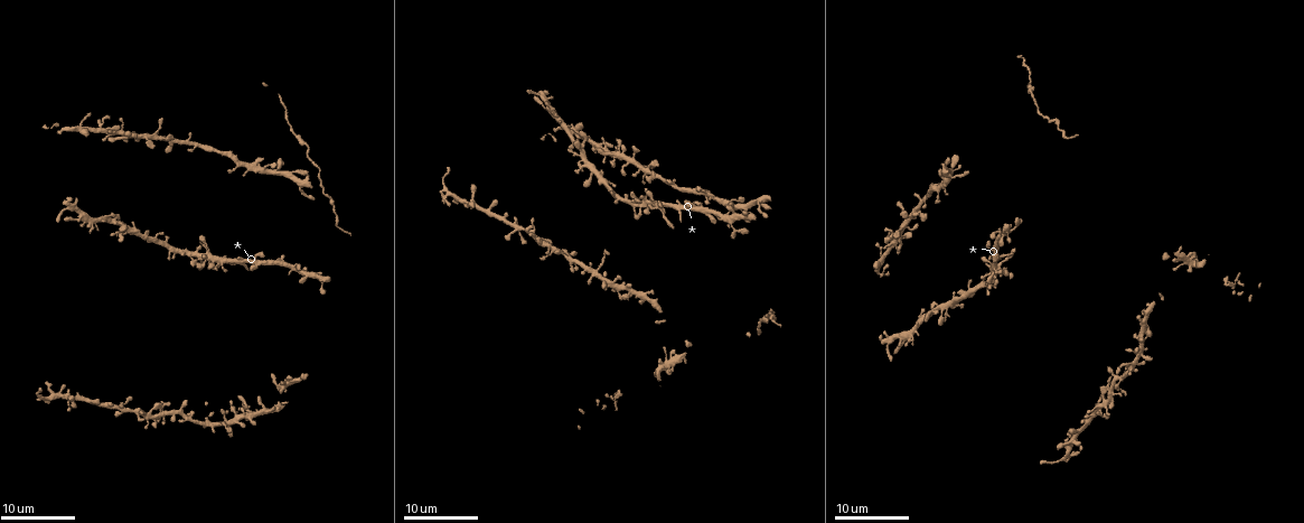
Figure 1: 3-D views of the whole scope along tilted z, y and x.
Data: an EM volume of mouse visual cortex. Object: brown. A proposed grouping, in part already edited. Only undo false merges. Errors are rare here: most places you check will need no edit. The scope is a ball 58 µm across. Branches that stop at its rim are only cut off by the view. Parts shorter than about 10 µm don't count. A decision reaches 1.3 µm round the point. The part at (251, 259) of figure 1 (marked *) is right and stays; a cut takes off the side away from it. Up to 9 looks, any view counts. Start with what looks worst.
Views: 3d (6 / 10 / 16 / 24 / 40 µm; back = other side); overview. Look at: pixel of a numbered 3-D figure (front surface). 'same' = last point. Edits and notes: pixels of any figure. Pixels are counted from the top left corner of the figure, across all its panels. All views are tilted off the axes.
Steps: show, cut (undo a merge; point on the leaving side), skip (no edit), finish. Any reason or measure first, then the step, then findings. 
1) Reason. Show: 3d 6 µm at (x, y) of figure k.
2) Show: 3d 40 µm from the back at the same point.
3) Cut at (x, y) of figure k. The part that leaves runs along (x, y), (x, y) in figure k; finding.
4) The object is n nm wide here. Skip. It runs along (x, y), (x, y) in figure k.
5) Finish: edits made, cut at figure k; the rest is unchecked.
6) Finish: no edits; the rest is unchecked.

Show: 3d 24 µm at (198, 254) of figure 1.

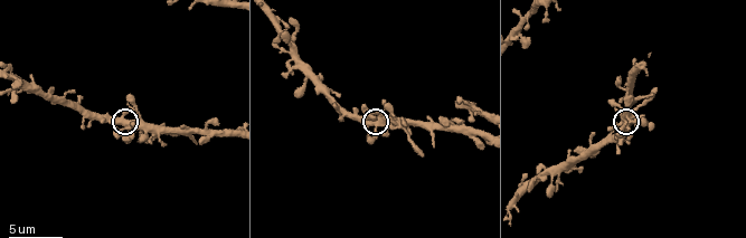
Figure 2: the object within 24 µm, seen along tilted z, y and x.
Show: 3d 6 µm at (376, 122) of figure 2.

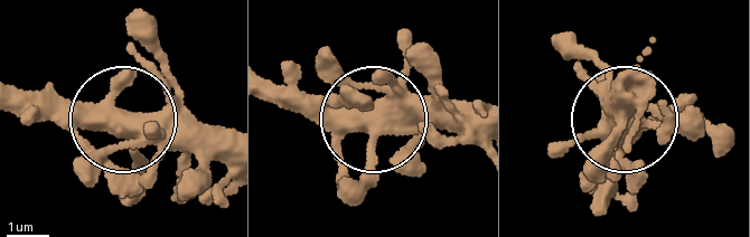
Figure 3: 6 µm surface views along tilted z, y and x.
The side arm is 41 µm long. Skip. It runs along (227, 159), (111, 120), (19, 106) in figure 3; continuous, no second cell.

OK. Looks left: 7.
Show: 3d 16 µm at (284, 264) of figure 1.

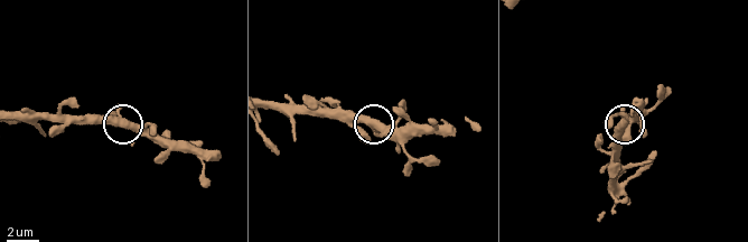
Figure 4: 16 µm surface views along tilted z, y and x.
Show: 3d 10 µm at (118, 120) of figure 4.

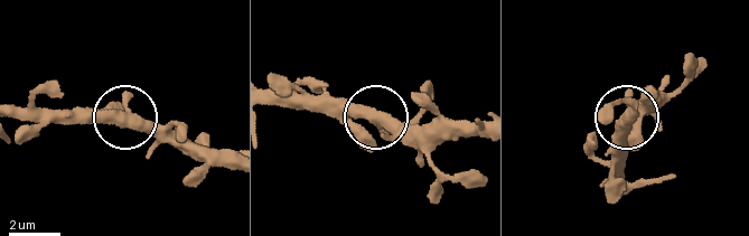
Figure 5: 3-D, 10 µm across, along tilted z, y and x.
Skip. Continuous, no second cell.

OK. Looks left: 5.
Show: 3d 24 µm at (179, 411) of figure 1.

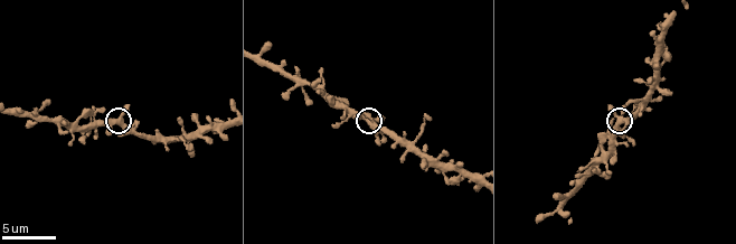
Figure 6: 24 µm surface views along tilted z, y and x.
Show: 3d 10 µm at (118, 121) of figure 6.

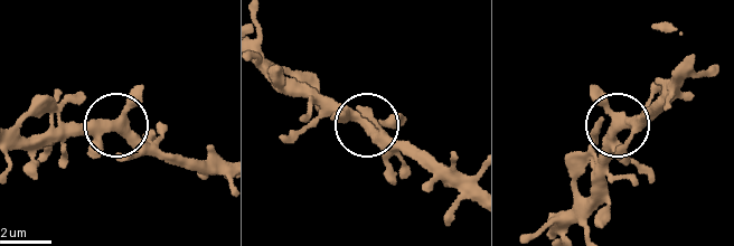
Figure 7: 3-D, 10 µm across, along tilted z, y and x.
The object is 370 nm wide here. Skip. One cell here.

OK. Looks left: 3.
Narrows sharply. Show: 3d 10 µm at (296, 48) of figure 2.

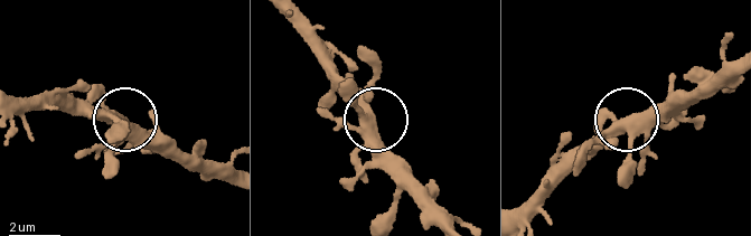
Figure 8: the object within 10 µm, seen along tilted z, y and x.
Show: 3d 10 µm from the back at (623, 123) of figure 8.

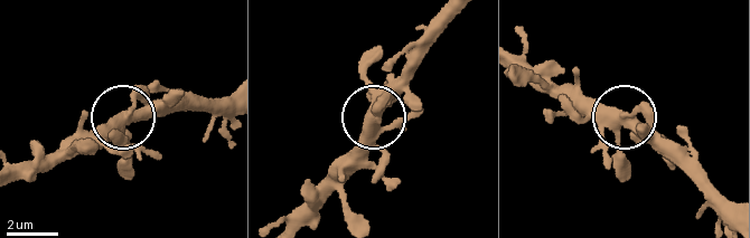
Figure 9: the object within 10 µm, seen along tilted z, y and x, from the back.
Skip. All the same cell.

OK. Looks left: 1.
Finish: no edits; the rest is unchecked.

